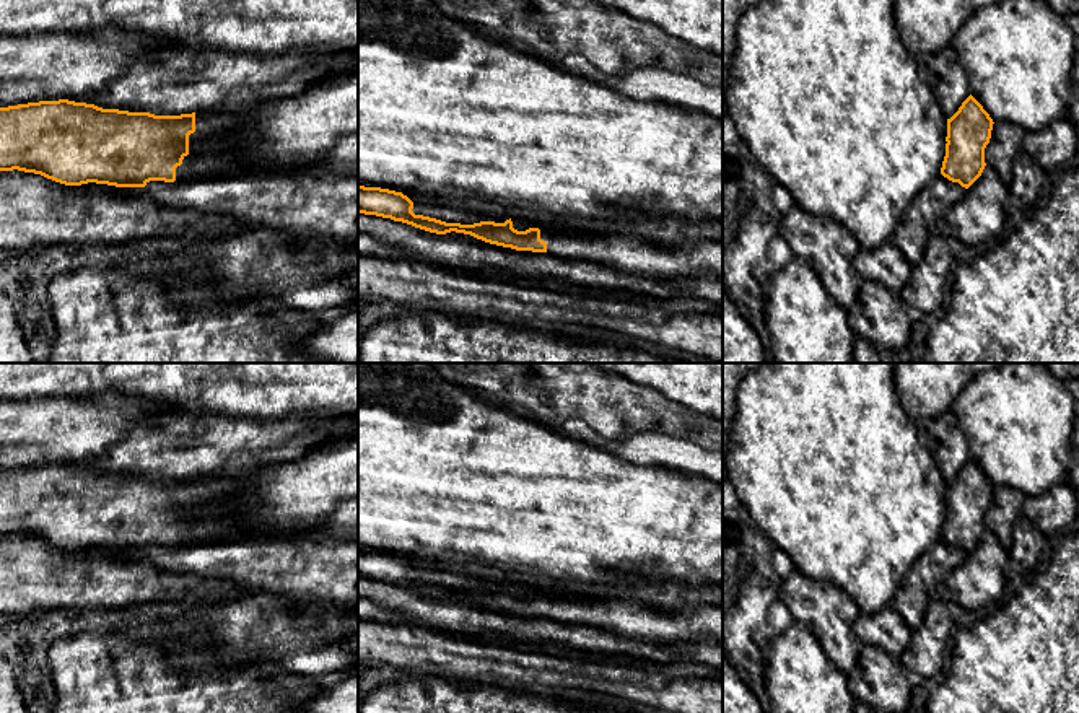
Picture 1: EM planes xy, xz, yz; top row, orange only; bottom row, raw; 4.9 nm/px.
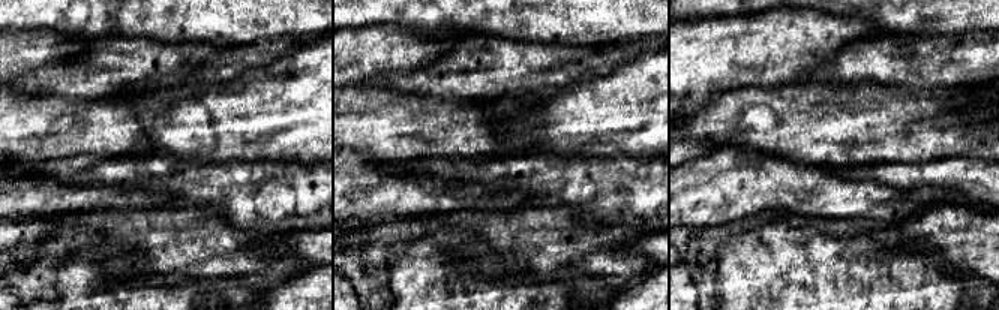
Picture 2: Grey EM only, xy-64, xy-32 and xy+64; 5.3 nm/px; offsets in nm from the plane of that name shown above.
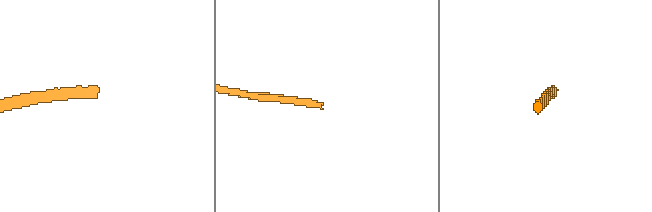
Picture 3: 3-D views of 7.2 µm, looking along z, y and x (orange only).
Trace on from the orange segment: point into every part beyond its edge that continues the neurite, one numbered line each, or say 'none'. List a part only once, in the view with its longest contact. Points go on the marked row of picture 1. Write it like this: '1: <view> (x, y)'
1: xy (214, 152)

